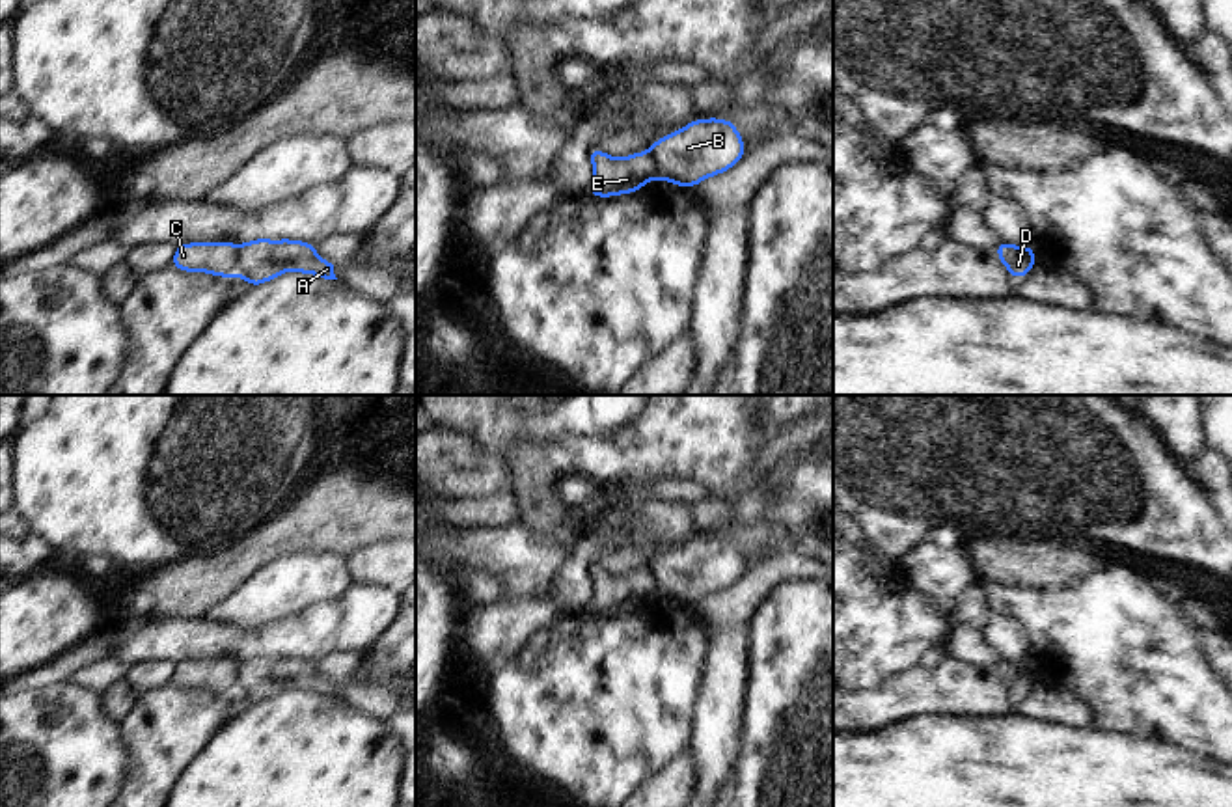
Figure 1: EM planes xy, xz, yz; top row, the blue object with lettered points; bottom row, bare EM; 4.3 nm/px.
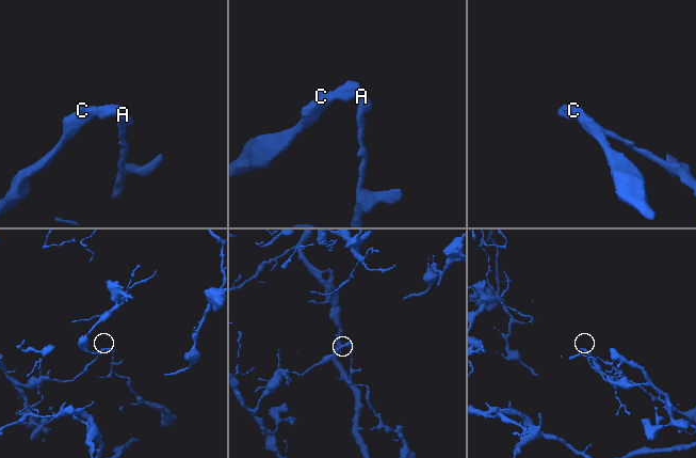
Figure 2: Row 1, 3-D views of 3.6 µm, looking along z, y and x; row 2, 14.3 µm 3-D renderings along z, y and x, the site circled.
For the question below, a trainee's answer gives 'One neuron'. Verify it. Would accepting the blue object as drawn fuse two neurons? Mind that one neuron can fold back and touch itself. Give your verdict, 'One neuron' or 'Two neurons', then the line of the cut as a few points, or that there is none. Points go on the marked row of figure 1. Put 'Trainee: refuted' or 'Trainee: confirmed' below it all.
Two neurons. Split along xy (239, 246), (233, 274).
Trainee: refuted

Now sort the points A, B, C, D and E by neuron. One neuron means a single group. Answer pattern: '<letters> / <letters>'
A B D / C E

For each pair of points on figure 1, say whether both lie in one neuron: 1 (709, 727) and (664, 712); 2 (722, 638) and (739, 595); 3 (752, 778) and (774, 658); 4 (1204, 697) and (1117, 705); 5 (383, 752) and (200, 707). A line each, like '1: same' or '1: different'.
1: different
2: different
3: same
4: same
5: different

